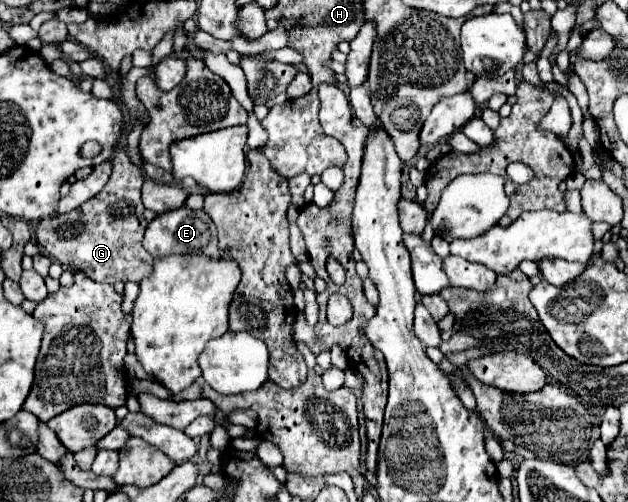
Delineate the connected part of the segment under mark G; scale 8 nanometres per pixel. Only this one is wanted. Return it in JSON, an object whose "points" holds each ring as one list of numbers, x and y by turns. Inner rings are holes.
{"points":[[124,148,116,150,110,158,112,174,100,194,84,202,80,208,68,214,54,214,40,220,36,226,36,240,40,248,58,260,66,270,84,272,96,282,140,282,152,272,154,258,144,250,142,238,148,222,144,220,140,188,144,182,142,170,138,170]]}

